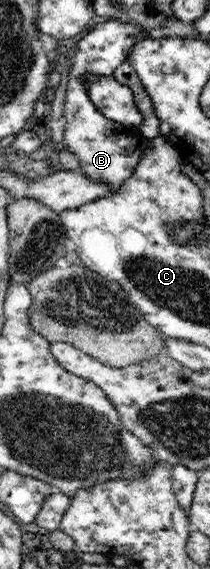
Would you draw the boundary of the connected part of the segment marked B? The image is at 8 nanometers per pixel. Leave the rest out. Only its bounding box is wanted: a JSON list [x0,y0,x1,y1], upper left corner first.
[64,20,150,193]

